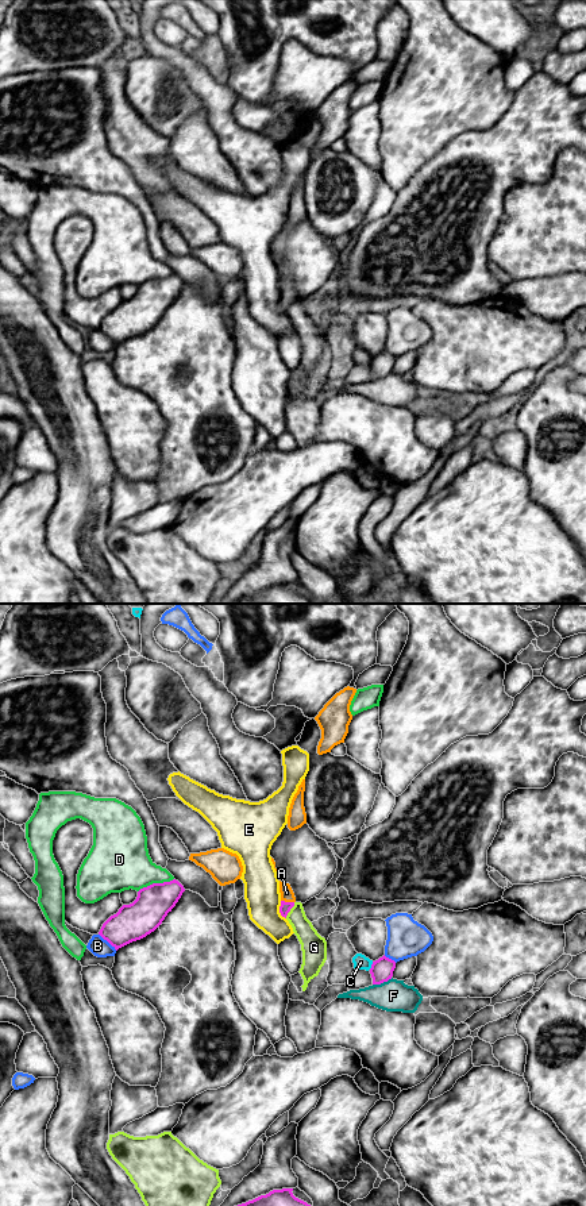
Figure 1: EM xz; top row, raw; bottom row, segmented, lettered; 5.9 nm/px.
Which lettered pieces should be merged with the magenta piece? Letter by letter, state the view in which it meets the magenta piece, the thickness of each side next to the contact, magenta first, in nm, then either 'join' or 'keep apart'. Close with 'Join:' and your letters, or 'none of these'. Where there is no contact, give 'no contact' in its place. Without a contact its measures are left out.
A: xz | 70/80 nm | join
B: xz | 220/110 nm | keep apart
C: xz | 130/90 nm | keep apart
D: xz | 220/340 nm | keep apart
E: xz | 70/220 nm | keep apart
F: xz | 130/190 nm | keep apart
G: xz | 70/140 nm | keep apart
Join: A

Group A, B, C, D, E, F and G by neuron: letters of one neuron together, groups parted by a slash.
A / B / C / D / E / F / G

